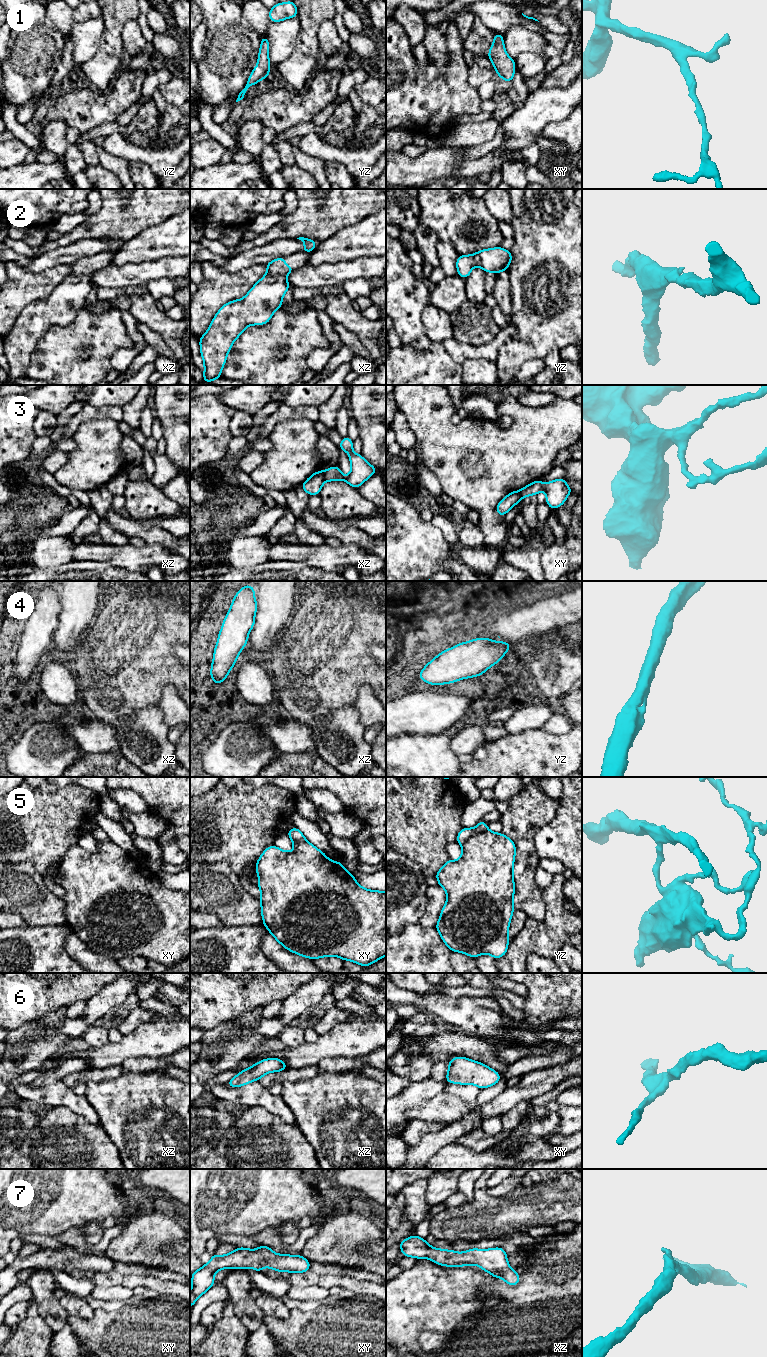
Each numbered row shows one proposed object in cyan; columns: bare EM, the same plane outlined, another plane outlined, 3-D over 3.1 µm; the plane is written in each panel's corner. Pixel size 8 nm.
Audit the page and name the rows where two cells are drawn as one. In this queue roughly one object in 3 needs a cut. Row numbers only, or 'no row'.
3

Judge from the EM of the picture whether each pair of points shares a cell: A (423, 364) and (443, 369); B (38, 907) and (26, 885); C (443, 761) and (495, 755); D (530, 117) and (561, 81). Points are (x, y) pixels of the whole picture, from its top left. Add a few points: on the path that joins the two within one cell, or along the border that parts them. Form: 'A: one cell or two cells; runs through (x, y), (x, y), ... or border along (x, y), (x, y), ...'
A: one cell; runs through (428, 369), (438, 369)
B: one cell; runs through (34, 902), (26, 894), (26, 890)
C: two cells; border along (462, 764), (460, 766)
D: two cells; border along (571, 82), (564, 87), (541, 87)

